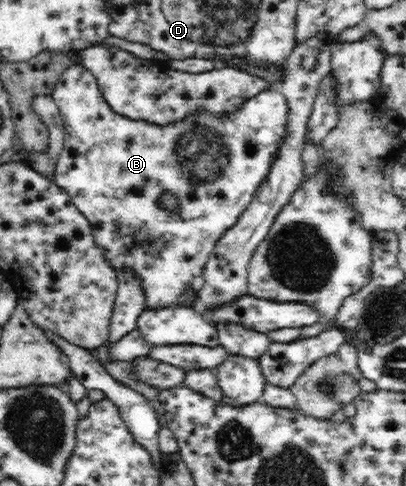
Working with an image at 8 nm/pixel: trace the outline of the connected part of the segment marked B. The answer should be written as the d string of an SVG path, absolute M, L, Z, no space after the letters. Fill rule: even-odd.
M78 62L67 67L51 96L59 107L66 132L64 149L56 162L54 180L70 195L73 204L90 221L94 238L106 251L110 265L116 270L123 266L137 270L146 289L146 307L181 305L186 286L190 286L192 280L200 278L216 242L226 230L236 224L238 216L251 204L258 185L268 174L274 152L280 150L278 146L284 140L288 118L288 106L284 96L276 90L270 90L260 93L257 98L246 100L240 104L238 110L227 115L213 114L208 110L194 110L186 118L158 125L127 118L115 112L105 100L95 76ZM193 124L206 124L224 134L226 144L230 148L230 164L224 176L214 184L192 186L186 190L184 186L188 184L184 184L184 180L180 178L172 148L176 138ZM164 190L178 196L182 206L180 213L170 214L156 207L159 194Z

